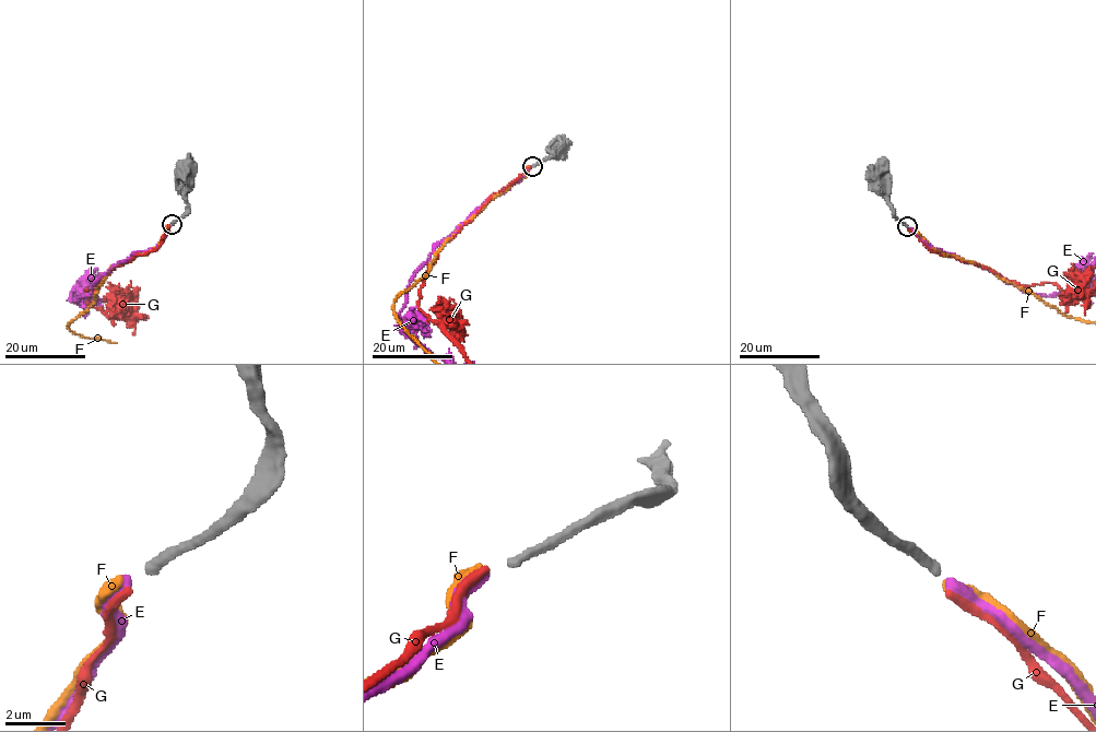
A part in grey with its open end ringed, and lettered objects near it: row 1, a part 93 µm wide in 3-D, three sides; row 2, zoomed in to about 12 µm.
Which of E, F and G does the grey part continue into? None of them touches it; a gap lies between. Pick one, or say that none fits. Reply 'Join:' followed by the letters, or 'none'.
Join: E

